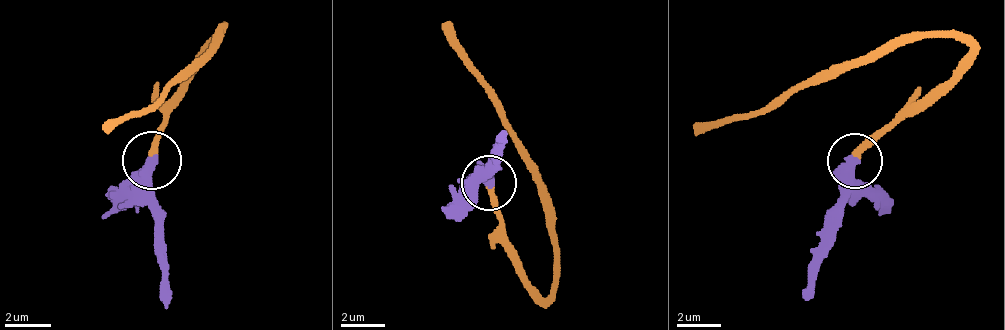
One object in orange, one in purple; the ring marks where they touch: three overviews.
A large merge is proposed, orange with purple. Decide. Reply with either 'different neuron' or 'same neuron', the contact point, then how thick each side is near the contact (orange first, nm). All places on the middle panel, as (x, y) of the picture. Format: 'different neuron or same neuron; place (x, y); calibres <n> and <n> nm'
same neuron; place (488, 182); calibres 320 and 360 nm

